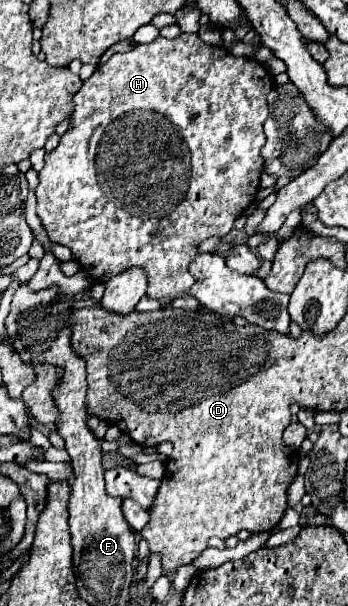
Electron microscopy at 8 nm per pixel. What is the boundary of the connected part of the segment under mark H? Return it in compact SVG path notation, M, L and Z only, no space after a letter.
M181 34L175 40L167 40L163 36L155 38L149 44L137 44L129 52L113 54L105 64L99 64L89 80L77 90L73 104L75 112L71 114L71 126L61 136L61 142L55 150L45 154L45 166L39 172L39 186L37 194L37 216L47 230L51 242L63 244L71 250L75 260L79 262L81 270L89 274L93 282L105 284L107 280L115 278L117 274L129 268L141 268L147 274L149 288L147 298L155 298L163 304L183 296L193 286L195 278L189 274L189 264L199 254L199 244L209 236L225 238L233 228L233 222L253 204L255 194L259 190L259 176L263 172L263 158L259 150L265 144L263 122L269 114L267 110L267 94L273 88L273 76L265 64L247 58L247 56L233 56L223 46L209 46L199 40L197 34Z

